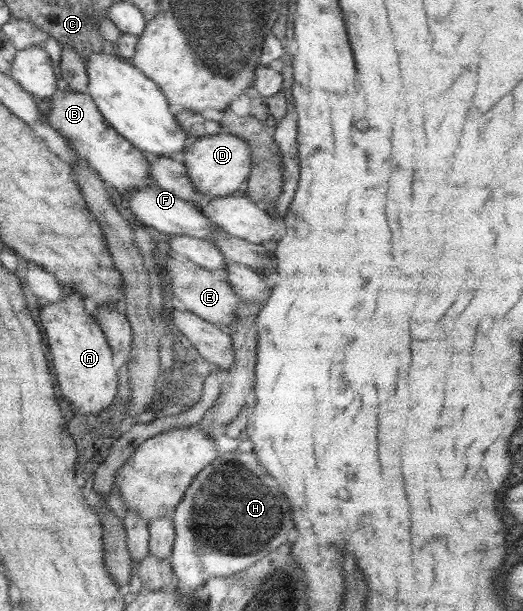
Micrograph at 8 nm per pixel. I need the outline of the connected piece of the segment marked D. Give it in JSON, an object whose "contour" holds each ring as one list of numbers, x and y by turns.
{"contour":[[183,110,173,116,179,127,185,131,182,162,189,182,201,194,201,201,206,203,213,198,231,196,247,179,251,167,247,142,235,135,221,132,219,123,204,119,198,113]]}

